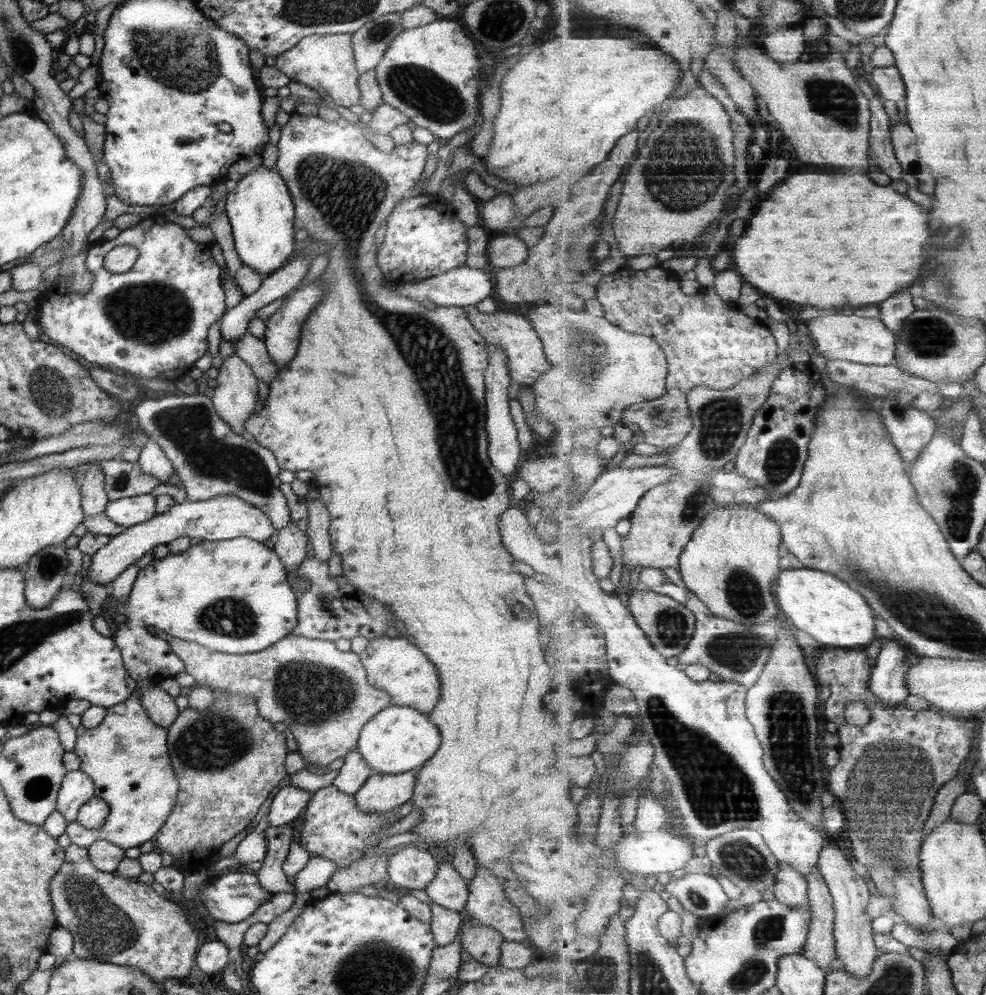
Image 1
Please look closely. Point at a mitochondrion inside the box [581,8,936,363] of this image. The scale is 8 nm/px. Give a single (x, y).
(673, 155)

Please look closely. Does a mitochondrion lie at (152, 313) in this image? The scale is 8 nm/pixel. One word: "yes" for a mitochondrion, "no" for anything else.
yes

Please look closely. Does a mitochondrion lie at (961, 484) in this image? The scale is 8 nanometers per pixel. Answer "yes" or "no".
yes

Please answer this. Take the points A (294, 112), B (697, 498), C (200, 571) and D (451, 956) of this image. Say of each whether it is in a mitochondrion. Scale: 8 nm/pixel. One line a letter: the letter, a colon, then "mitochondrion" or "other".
A: other
B: mitochondrion
C: other
D: other

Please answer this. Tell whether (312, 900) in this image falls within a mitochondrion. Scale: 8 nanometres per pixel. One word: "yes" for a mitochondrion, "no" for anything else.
no

